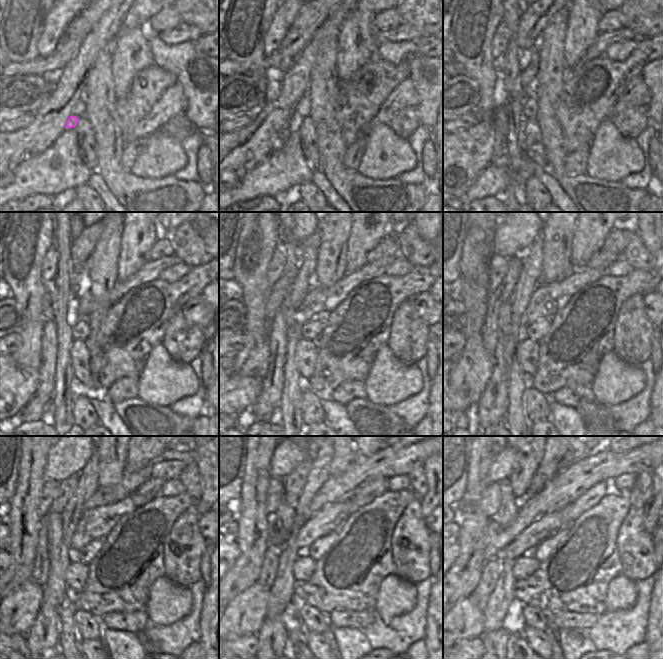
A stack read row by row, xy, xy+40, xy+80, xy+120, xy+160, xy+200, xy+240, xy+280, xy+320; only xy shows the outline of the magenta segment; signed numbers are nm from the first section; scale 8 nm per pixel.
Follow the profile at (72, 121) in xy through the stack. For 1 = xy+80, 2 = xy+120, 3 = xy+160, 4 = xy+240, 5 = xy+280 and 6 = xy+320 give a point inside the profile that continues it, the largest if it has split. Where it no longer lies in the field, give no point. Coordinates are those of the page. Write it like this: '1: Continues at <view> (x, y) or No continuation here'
1: Continues at xy+80 (513, 8)
2: Continues at xy+120 (67, 388)
3: Continues at xy+160 (289, 411)
4: Continues at xy+240 (69, 639)
5: Continues at xy+280 (292, 624)
6: Continues at xy+320 (513, 626)

